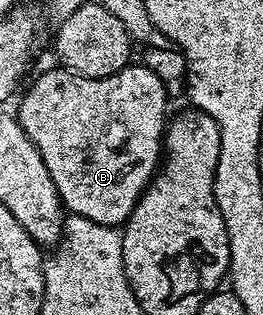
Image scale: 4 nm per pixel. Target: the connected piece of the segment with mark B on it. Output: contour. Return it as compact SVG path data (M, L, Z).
M128 65L122 71L117 71L114 75L109 75L103 79L85 79L83 75L75 75L73 71L57 69L58 71L46 71L30 87L30 92L22 99L22 104L16 107L16 114L24 133L40 149L40 157L44 157L44 165L48 165L48 173L52 173L52 181L62 198L63 208L70 215L79 215L88 220L94 220L102 225L118 227L125 224L126 218L132 213L132 209L137 205L138 198L146 191L151 179L154 178L160 160L164 154L164 136L168 122L166 115L166 87L162 84L162 79L150 67L134 67Z

